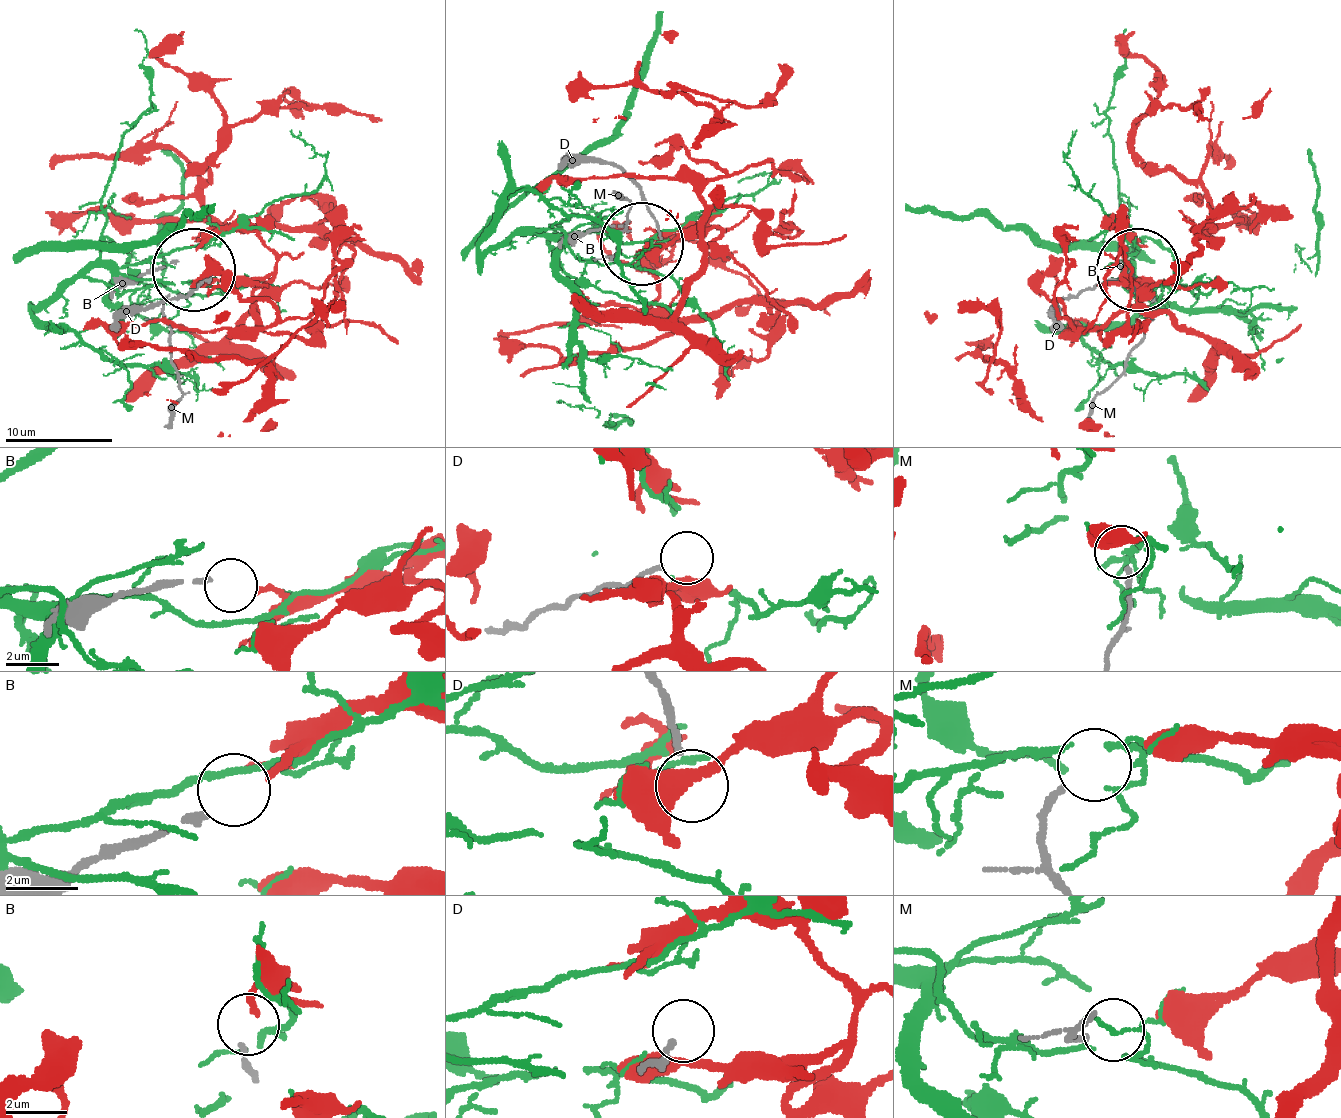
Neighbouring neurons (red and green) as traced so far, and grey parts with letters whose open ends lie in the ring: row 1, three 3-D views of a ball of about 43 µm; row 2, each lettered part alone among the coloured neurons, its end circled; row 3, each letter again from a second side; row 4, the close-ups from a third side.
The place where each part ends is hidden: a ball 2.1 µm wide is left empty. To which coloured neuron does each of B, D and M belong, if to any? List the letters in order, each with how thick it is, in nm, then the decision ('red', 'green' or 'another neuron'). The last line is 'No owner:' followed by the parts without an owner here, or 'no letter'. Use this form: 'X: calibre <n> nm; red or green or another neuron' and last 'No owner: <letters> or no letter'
B: calibre 180 nm; red
D: calibre 180 nm; another neuron
M: calibre 200 nm; another neuron
No owner: D, M

